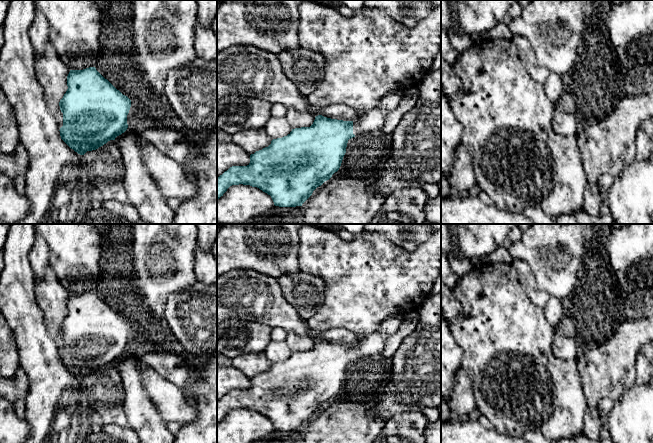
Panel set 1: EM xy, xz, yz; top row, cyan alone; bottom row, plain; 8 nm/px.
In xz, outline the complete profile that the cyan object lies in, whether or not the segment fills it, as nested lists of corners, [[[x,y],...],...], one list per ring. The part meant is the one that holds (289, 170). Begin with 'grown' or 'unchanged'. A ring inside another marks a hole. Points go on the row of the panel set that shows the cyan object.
grown; [[[379,108],[365,111],[354,121],[318,115],[310,127],[292,129],[287,136],[273,139],[268,147],[251,154],[247,166],[232,166],[220,175],[217,178],[217,199],[230,186],[243,184],[257,187],[270,195],[275,206],[302,206],[317,187],[339,170],[348,140],[360,134],[380,132],[387,115],[387,110]]]

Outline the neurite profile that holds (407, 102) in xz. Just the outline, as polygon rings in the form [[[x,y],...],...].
[[[419,94],[402,96],[398,106],[388,112],[384,126],[380,132],[391,134],[401,121],[402,117],[416,105],[418,97]]]

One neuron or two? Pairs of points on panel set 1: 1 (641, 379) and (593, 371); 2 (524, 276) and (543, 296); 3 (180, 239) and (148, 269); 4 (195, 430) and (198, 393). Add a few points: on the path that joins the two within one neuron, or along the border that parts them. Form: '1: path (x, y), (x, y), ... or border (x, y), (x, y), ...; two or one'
1: border (637, 365), (634, 383); two
2: path (528, 281), (538, 293); one
3: path (172, 245), (156, 261); one
4: path (202, 421), (202, 402); one

